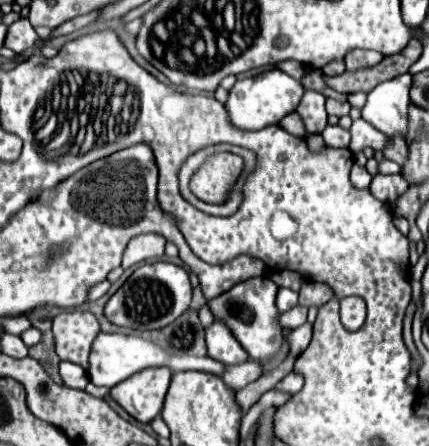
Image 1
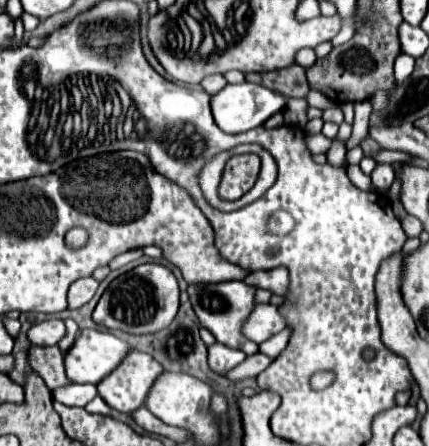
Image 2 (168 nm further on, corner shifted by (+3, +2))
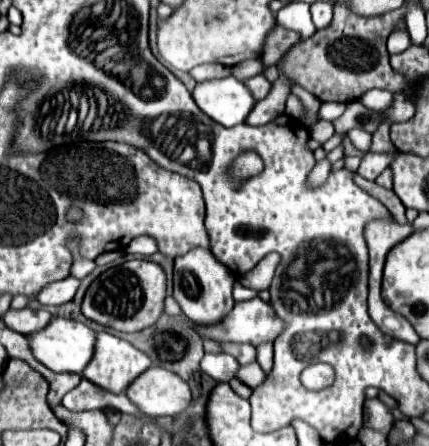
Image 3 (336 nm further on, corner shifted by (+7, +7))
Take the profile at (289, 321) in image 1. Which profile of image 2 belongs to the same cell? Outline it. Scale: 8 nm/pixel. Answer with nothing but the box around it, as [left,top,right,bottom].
[243,303,285,345]

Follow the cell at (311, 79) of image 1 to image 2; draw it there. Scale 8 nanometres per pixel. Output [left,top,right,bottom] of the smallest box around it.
[247,65,309,97]

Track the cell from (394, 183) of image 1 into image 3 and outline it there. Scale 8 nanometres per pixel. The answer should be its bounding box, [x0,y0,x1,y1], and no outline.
[359,152,391,180]

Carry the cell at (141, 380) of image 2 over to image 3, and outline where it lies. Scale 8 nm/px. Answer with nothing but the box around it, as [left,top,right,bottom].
[83,332,151,394]

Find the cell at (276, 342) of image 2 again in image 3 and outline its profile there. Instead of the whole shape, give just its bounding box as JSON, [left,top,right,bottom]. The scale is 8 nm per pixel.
[257,342,273,372]

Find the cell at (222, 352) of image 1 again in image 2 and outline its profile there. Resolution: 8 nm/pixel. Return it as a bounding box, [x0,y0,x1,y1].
[209,343,247,375]

